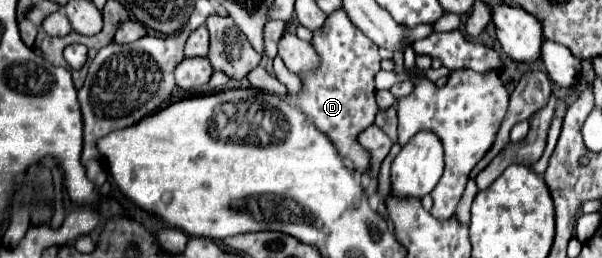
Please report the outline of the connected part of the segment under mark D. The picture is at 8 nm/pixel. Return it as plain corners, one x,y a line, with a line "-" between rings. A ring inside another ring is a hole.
324,25
312,33
312,47
320,55
320,67
316,71
302,73
302,89
288,99
312,119
316,127
322,127
330,135
332,143
340,155
354,165
356,171
370,171
370,153
360,147
358,135
374,123
378,105
374,99
374,77
380,71
378,45
372,43
358,27
354,25

